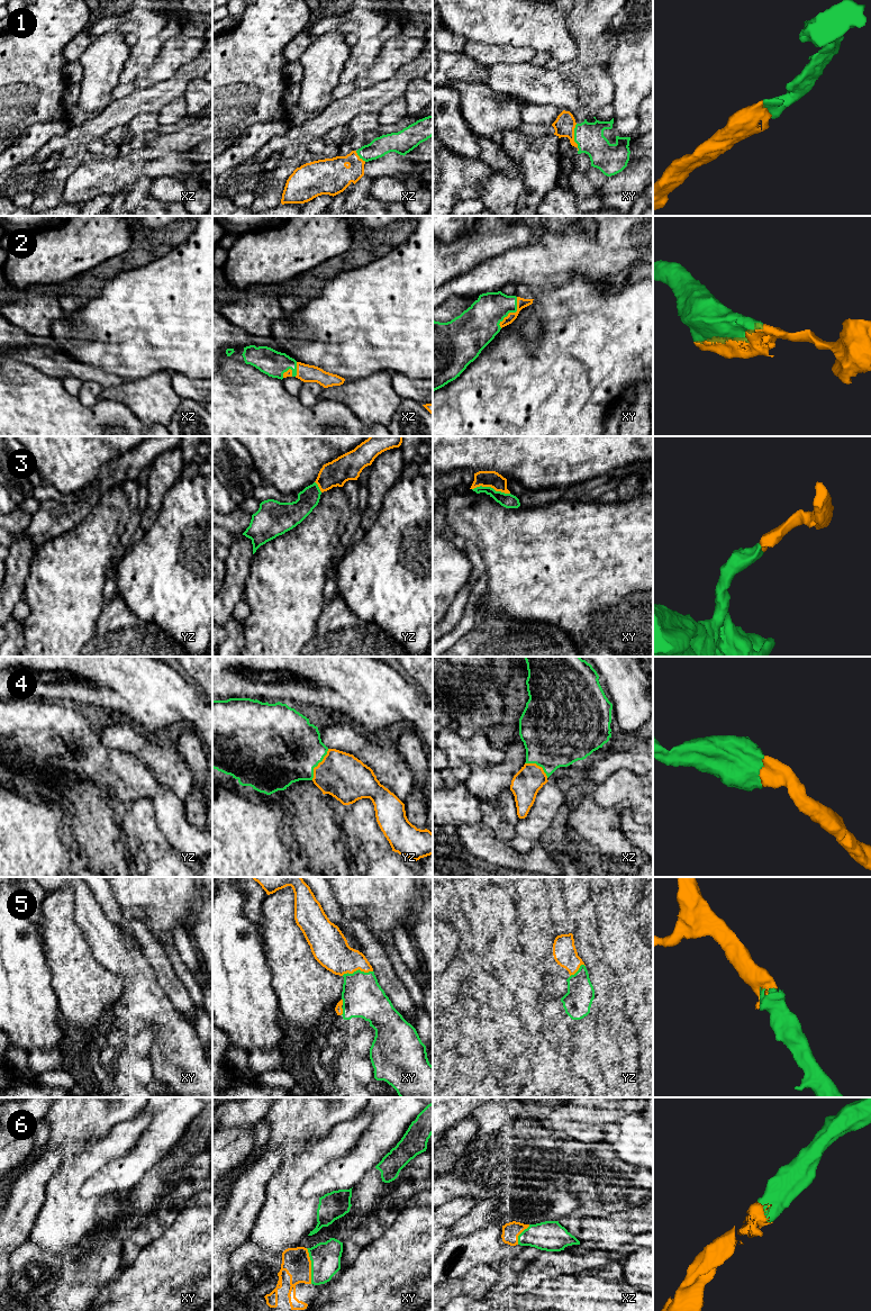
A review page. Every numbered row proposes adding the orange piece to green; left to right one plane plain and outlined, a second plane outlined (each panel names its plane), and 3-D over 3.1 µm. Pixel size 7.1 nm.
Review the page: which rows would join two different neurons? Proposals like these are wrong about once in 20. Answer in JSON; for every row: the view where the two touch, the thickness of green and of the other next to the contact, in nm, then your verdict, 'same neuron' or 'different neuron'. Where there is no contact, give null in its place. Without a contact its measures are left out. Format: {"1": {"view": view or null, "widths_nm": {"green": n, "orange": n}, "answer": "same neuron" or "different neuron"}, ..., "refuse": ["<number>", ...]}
{"1": {"view": "xy", "widths_nm": {"green": 200, "orange": 150}, "answer": "same neuron"}, "2": {"view": "xy", "widths_nm": {"green": 280, "orange": 70}, "answer": "same neuron"}, "3": {"view": "xy", "widths_nm": {"green": 110, "orange": 120}, "answer": "same neuron"}, "4": {"view": "yz", "widths_nm": {"green": 480, "orange": 320}, "answer": "same neuron"}, "5": {"view": "xy", "widths_nm": {"green": 300, "orange": 260}, "answer": "same neuron"}, "6": {"view": "xy", "widths_nm": {"green": 220, "orange": 200}, "answer": "same neuron"}, "refuse": []}

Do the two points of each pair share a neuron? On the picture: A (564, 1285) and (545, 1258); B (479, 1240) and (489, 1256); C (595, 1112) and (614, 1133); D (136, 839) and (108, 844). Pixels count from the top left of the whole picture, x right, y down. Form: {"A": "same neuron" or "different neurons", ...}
{"A": "different neurons", "B": "same neuron", "C": "different neurons", "D": "different neurons"}

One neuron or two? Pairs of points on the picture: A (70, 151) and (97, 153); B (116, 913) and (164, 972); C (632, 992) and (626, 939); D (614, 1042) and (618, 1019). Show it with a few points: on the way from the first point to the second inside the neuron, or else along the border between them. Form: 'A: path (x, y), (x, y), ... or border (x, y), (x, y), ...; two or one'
A: path (76, 153), (90, 153); one
B: path (132, 923), (146, 938), (156, 956); one
C: path (632, 978), (632, 958), (629, 952); one
D: path (614, 1037), (614, 1024); one

